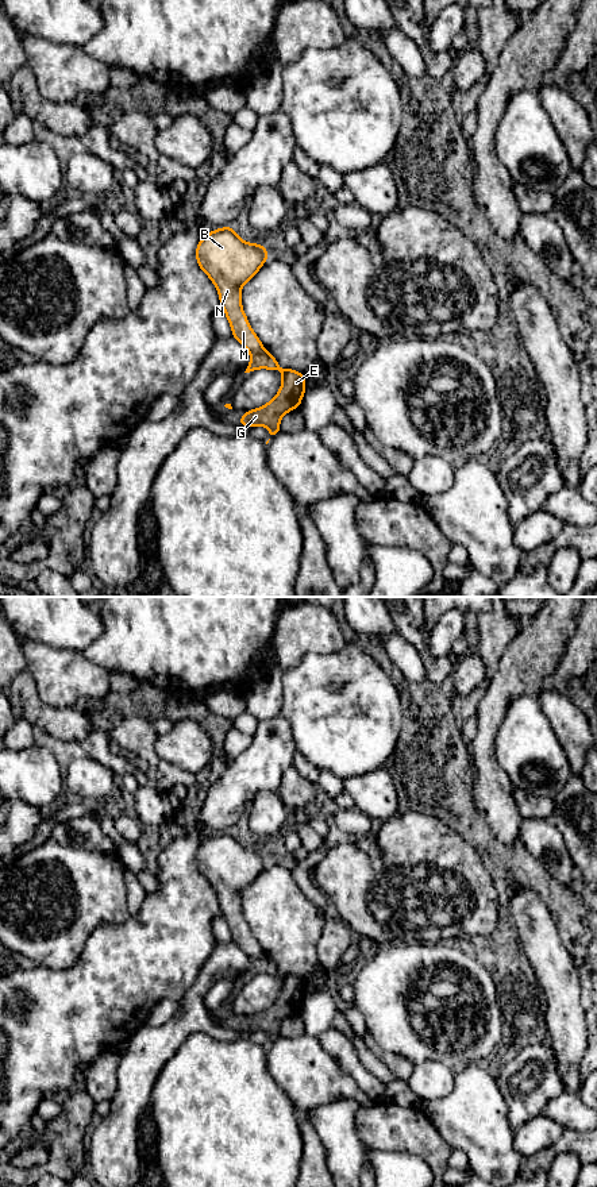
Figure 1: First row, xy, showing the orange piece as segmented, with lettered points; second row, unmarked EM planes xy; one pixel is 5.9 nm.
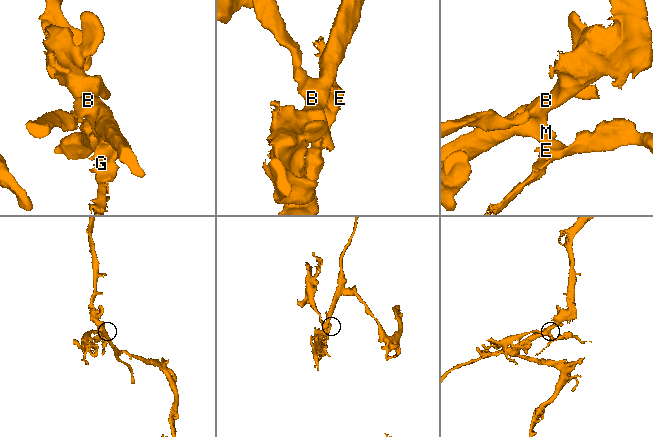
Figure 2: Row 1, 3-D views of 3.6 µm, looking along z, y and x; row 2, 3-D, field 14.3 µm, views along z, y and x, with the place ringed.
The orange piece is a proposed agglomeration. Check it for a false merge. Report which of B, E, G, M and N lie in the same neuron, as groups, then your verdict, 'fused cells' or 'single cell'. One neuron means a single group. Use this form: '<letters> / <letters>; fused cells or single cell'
B M N / E G; fused cells

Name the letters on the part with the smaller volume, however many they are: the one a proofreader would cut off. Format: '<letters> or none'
E, G

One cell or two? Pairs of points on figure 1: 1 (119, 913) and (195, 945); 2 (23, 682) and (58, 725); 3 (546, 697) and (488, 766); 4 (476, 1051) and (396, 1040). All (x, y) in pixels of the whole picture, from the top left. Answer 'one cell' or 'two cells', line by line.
1: two cells
2: one cell
3: two cells
4: one cell

